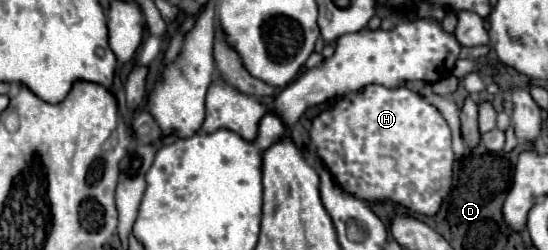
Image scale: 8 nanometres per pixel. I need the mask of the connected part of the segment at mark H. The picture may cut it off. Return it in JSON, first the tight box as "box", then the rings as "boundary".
{"box":[310,85,457,215],"boundary":[[[368,85],[362,93],[352,93],[344,99],[338,99],[336,105],[324,109],[312,121],[310,145],[314,147],[316,155],[324,159],[328,171],[340,183],[340,187],[362,201],[388,199],[416,213],[434,215],[440,209],[442,199],[449,195],[450,187],[455,185],[454,168],[457,159],[452,151],[450,127],[436,107],[426,103],[408,87],[388,89],[384,85]]]}

